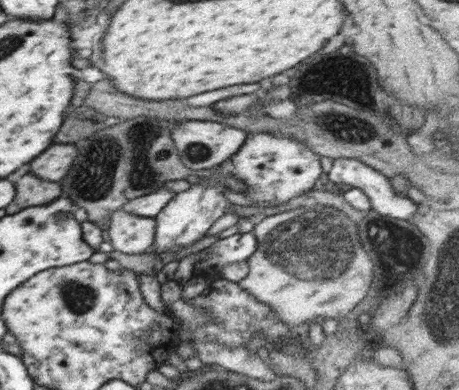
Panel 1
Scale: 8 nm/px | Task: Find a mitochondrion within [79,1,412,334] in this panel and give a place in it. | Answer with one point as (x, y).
(312, 249)

